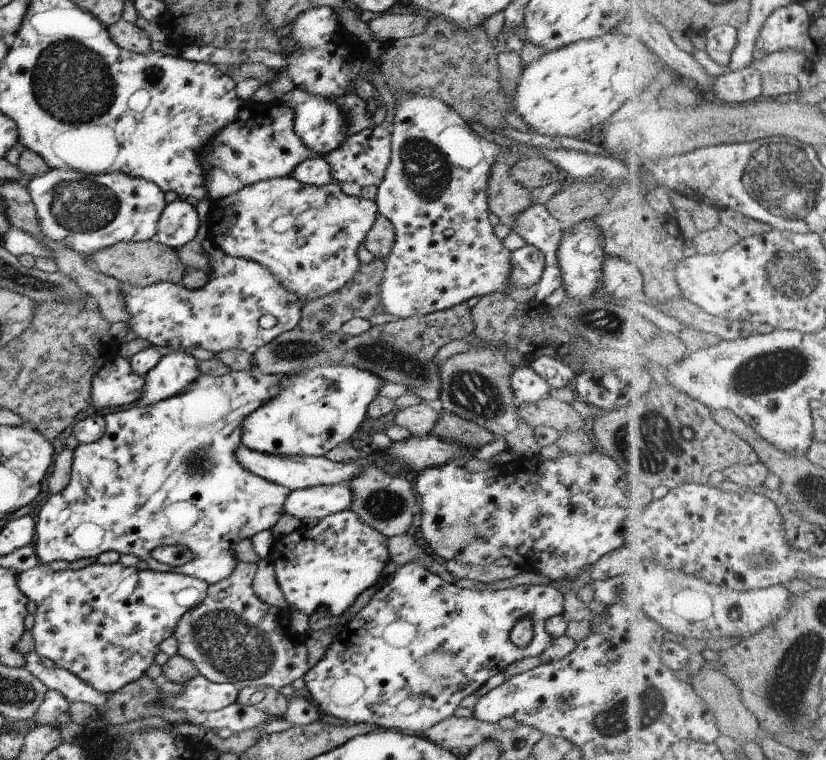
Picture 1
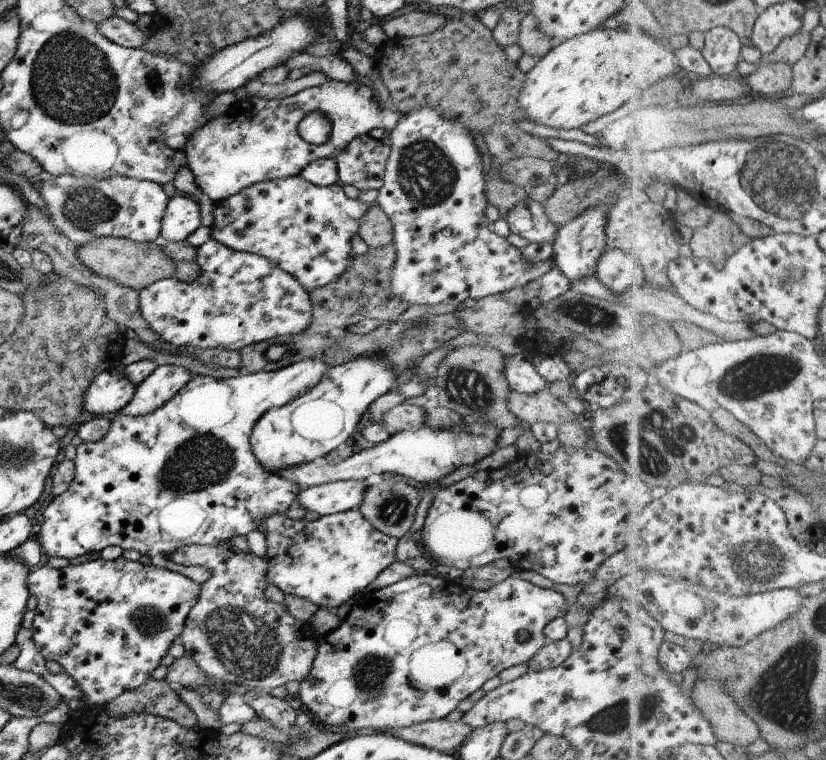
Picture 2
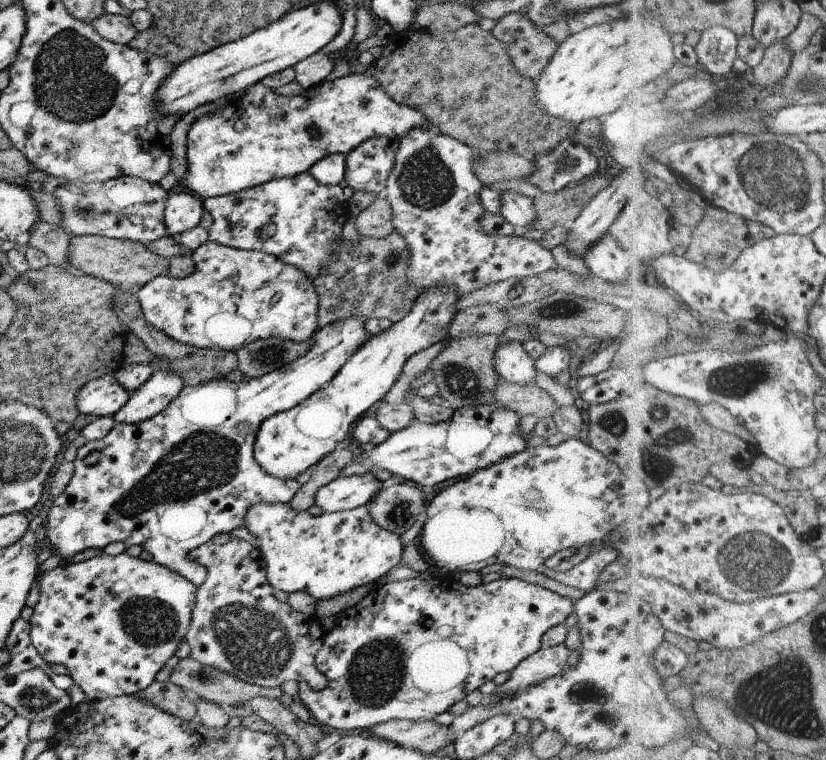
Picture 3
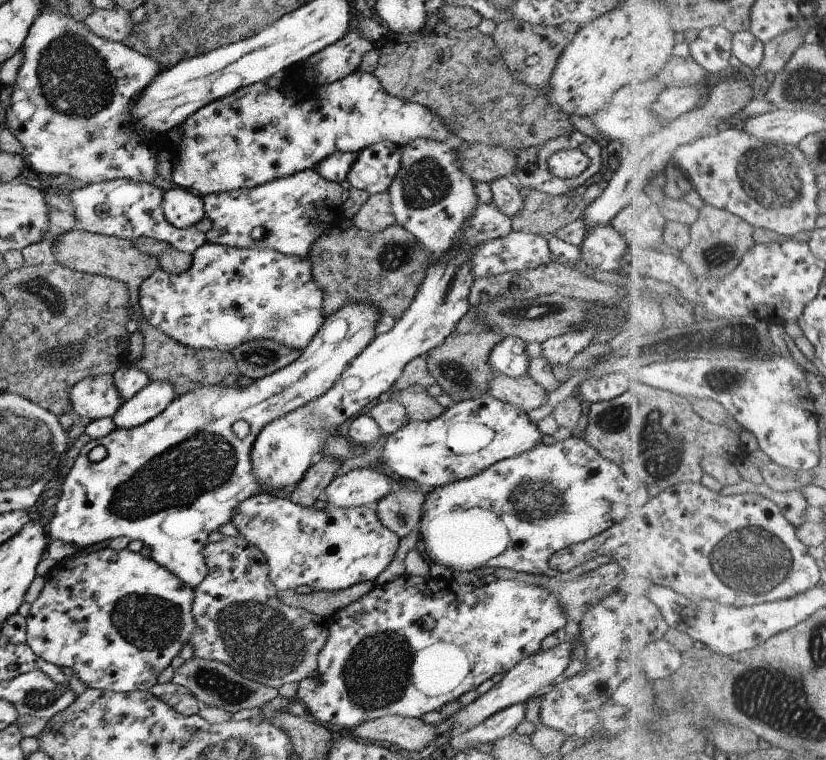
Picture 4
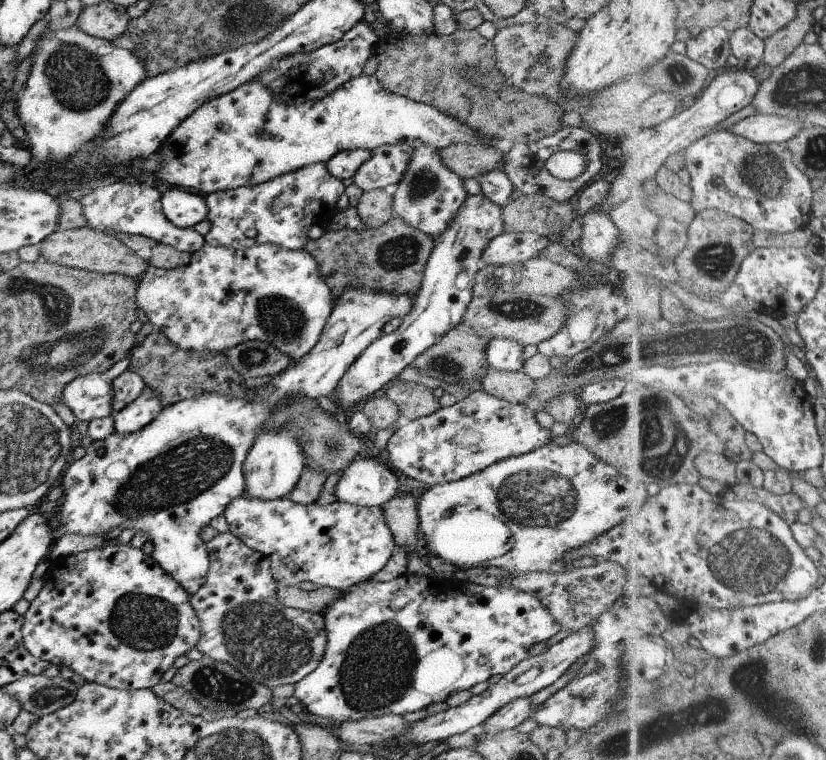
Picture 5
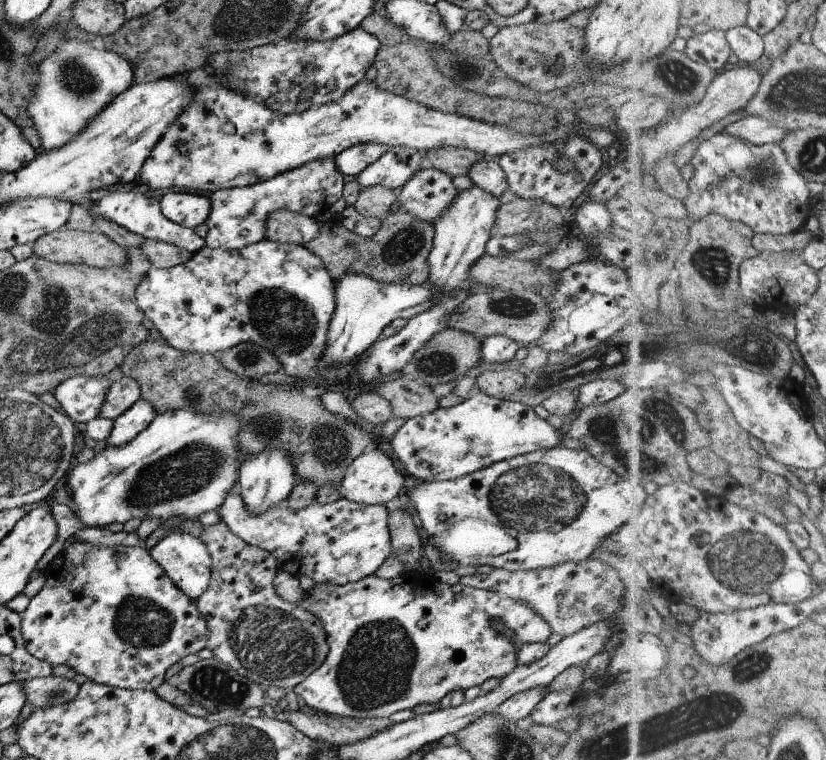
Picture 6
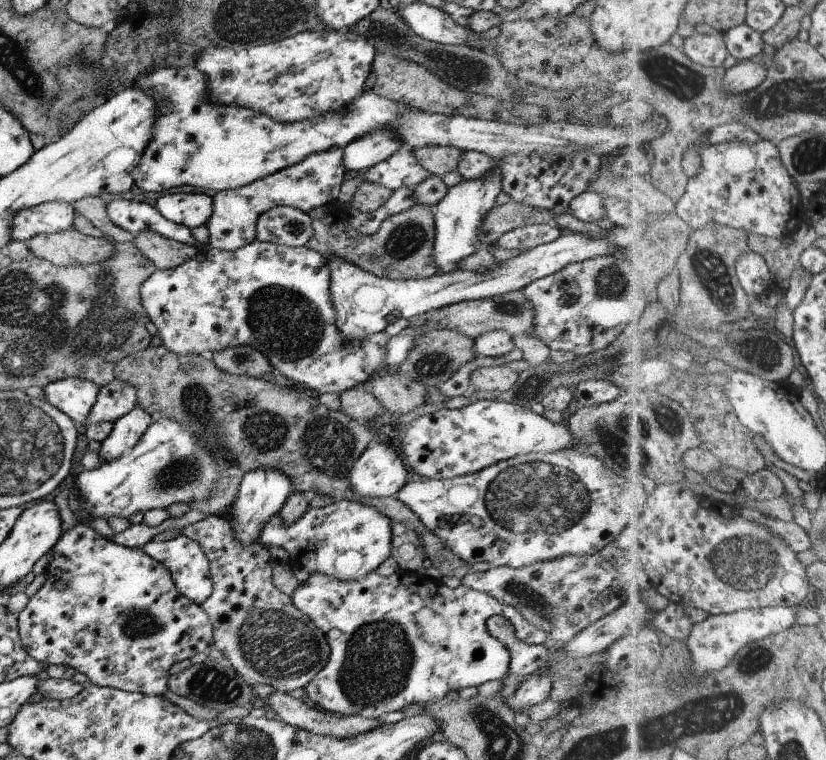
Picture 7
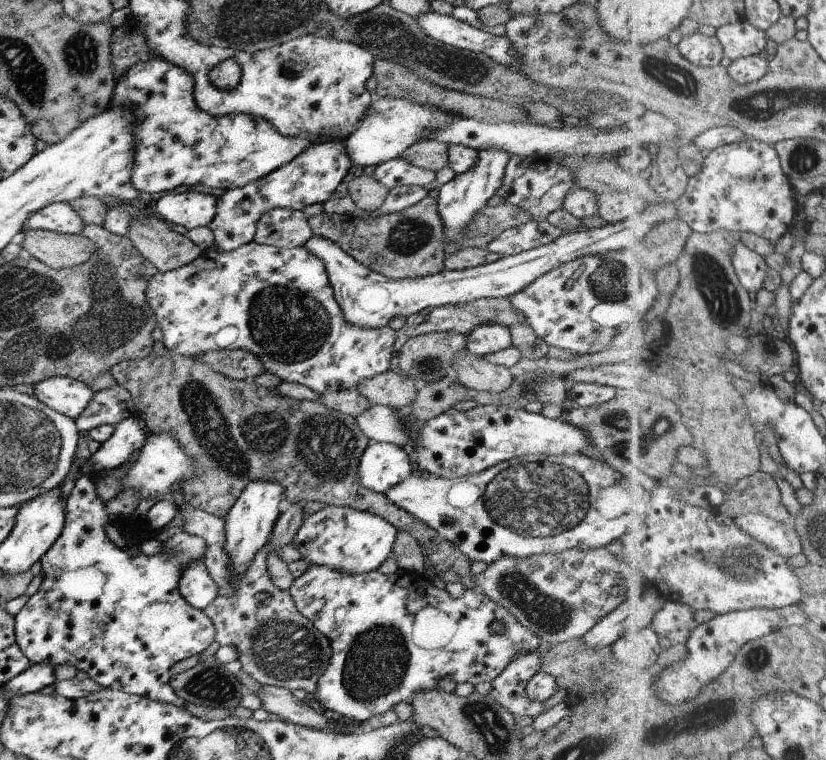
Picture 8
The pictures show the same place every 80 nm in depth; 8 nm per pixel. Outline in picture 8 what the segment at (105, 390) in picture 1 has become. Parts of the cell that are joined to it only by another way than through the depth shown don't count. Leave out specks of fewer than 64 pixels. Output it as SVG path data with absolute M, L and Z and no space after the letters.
M50 376L33 384L33 393L39 402L51 410L74 419L91 400L94 390L77 379Z

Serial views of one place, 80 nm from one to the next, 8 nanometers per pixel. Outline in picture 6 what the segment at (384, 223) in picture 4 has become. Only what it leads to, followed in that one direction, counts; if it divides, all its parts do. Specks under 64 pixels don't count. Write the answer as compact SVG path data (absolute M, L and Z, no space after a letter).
M381 185L368 186L360 189L353 206L361 216L374 216L382 221L394 200L396 196L391 189Z

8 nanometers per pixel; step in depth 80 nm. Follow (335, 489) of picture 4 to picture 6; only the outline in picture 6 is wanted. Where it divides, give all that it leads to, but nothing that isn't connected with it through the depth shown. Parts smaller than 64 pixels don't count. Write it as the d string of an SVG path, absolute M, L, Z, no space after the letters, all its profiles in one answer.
M371 445L347 467L339 486L340 497L364 505L384 505L394 496L400 496L403 475L395 469L387 454Z

